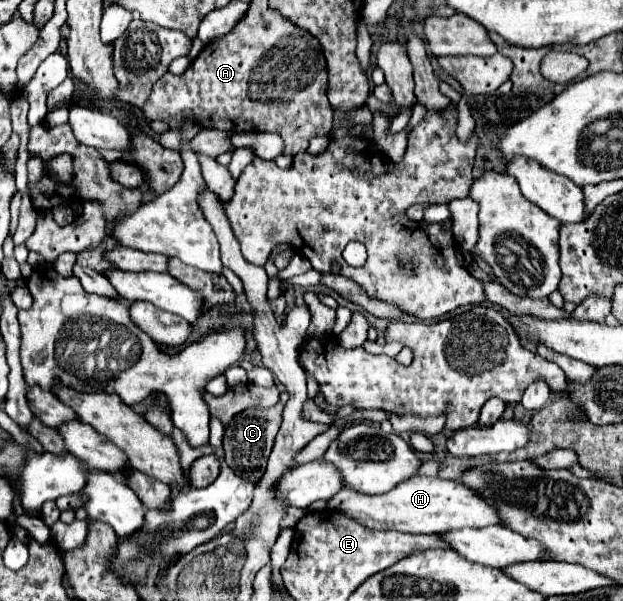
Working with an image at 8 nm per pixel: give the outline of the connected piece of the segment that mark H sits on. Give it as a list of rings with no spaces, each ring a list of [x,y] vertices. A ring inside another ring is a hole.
[[[414,477],[402,481],[384,495],[356,495],[346,487],[328,501],[328,509],[352,515],[360,525],[372,529],[396,529],[404,533],[448,533],[464,527],[504,525],[498,511],[474,489],[460,481],[446,481],[440,477]]]

